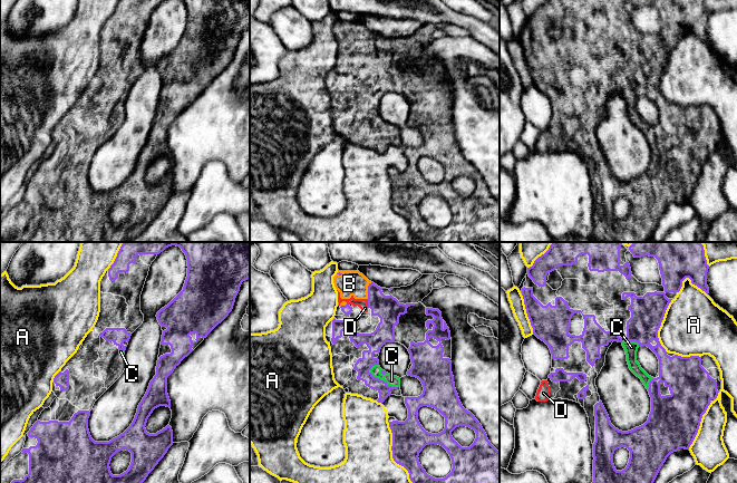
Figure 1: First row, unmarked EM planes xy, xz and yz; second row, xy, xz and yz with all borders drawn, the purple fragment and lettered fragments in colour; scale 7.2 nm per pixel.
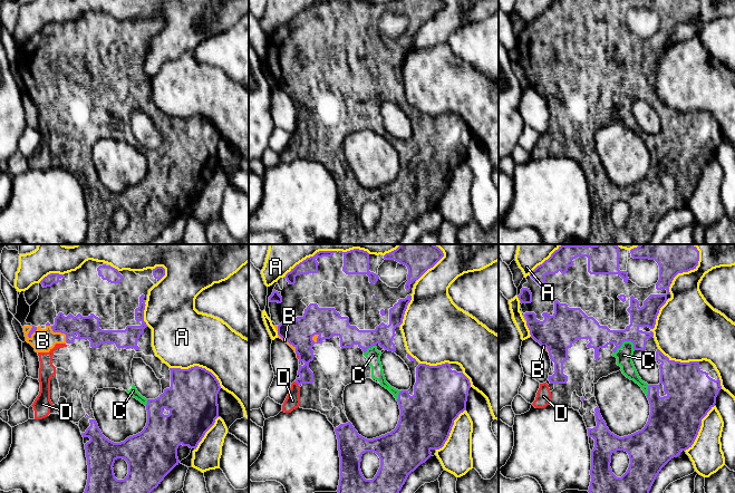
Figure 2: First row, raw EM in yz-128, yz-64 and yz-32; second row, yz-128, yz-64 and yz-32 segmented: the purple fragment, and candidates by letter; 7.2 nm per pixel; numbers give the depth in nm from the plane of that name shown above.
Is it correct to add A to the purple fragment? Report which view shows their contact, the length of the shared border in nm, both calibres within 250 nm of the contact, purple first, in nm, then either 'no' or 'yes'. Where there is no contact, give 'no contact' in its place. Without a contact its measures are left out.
xz | 550 nm | 240/500 nm | no

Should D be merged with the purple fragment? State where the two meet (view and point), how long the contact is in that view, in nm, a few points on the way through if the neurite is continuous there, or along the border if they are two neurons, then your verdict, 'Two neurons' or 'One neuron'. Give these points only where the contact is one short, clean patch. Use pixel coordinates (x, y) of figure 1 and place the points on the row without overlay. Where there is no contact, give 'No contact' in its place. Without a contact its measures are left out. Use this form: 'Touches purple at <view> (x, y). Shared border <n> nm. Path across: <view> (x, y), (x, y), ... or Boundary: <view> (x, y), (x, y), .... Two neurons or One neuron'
Touches purple at xz (368, 54). Shared border 70 nm. One neuron

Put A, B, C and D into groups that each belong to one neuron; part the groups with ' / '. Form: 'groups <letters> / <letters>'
groups A / B C D

